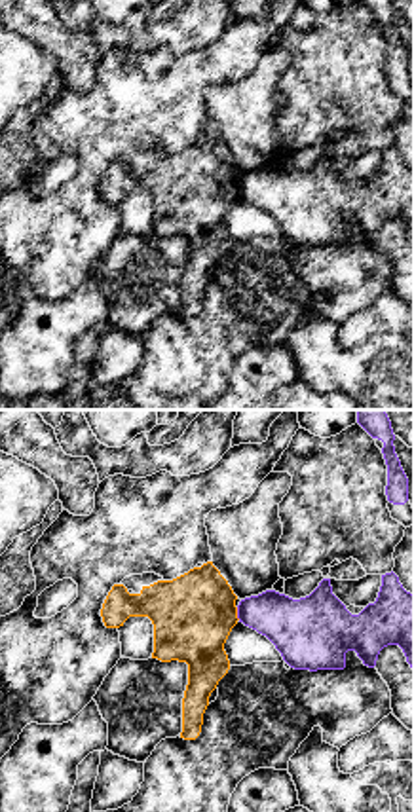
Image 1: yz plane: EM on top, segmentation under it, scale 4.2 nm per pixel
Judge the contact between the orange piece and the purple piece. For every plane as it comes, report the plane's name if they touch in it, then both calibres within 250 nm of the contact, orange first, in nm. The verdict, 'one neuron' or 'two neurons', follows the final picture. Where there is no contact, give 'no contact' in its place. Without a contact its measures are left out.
meets orange in yz; 340 nm thick on the orange side, 220 nm on the other

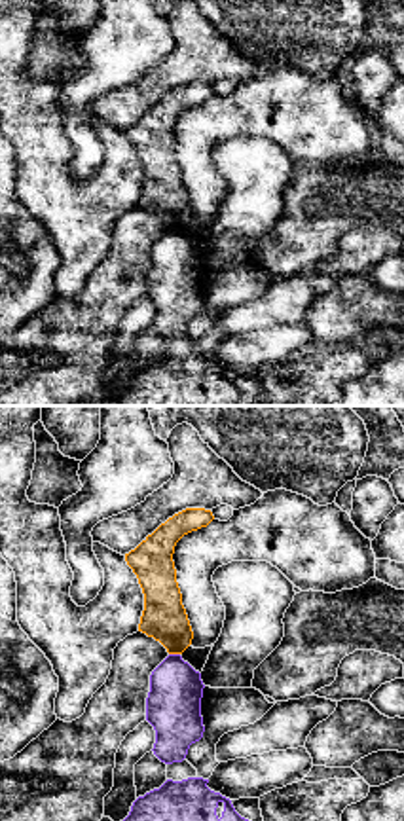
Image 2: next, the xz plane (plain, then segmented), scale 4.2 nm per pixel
meets orange in xz; 190 nm thick on the orange side, 240 nm on the other

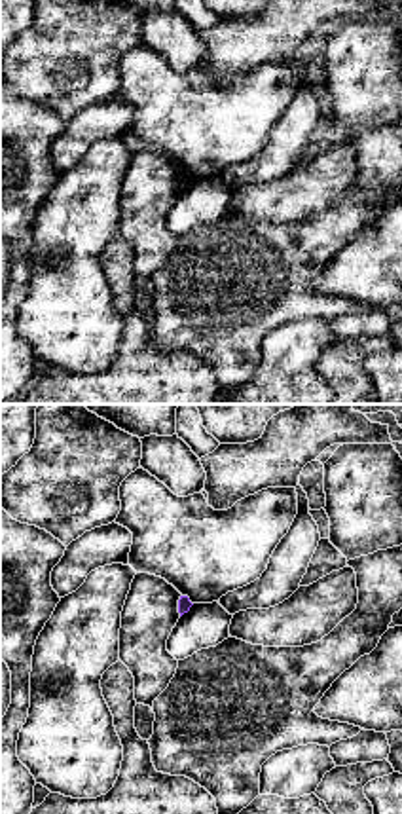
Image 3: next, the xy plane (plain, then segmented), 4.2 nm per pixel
no contact

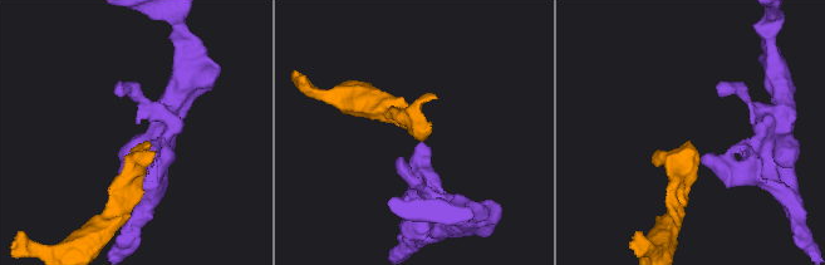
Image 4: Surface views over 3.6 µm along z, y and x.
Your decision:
two neurons

